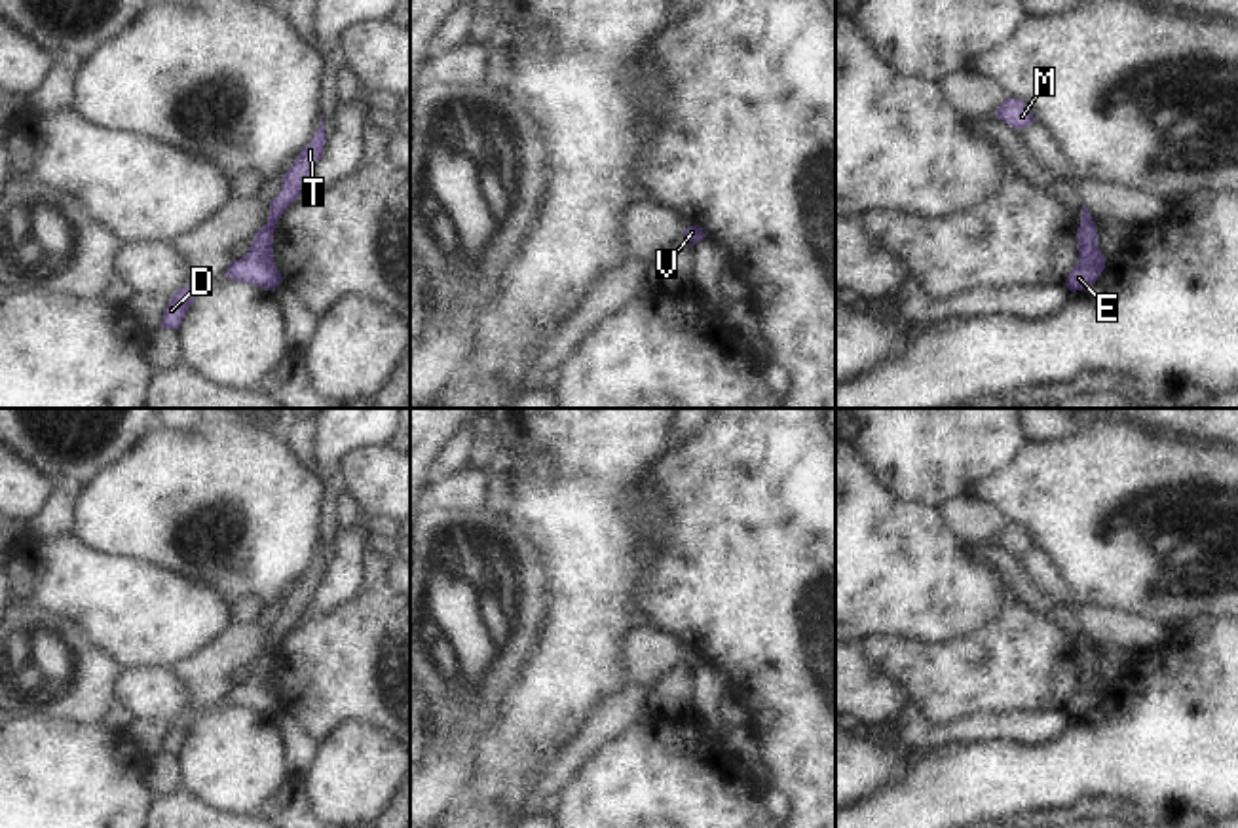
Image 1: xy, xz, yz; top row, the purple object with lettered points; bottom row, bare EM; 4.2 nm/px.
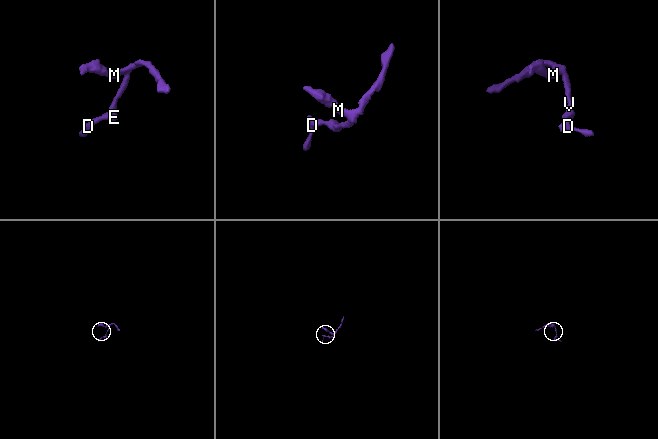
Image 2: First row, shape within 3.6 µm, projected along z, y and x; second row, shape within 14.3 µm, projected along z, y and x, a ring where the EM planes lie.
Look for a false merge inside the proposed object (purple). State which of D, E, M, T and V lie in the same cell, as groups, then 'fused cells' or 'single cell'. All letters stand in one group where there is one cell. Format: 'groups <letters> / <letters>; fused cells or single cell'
groups D E M T V; single cell

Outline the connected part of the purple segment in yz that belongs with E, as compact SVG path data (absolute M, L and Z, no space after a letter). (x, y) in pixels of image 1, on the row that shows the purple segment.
M1082 203L1080 226L1077 228L1079 262L1069 272L1065 287L1071 292L1084 291L1101 277L1105 258L1097 247L1097 230L1086 205Z

